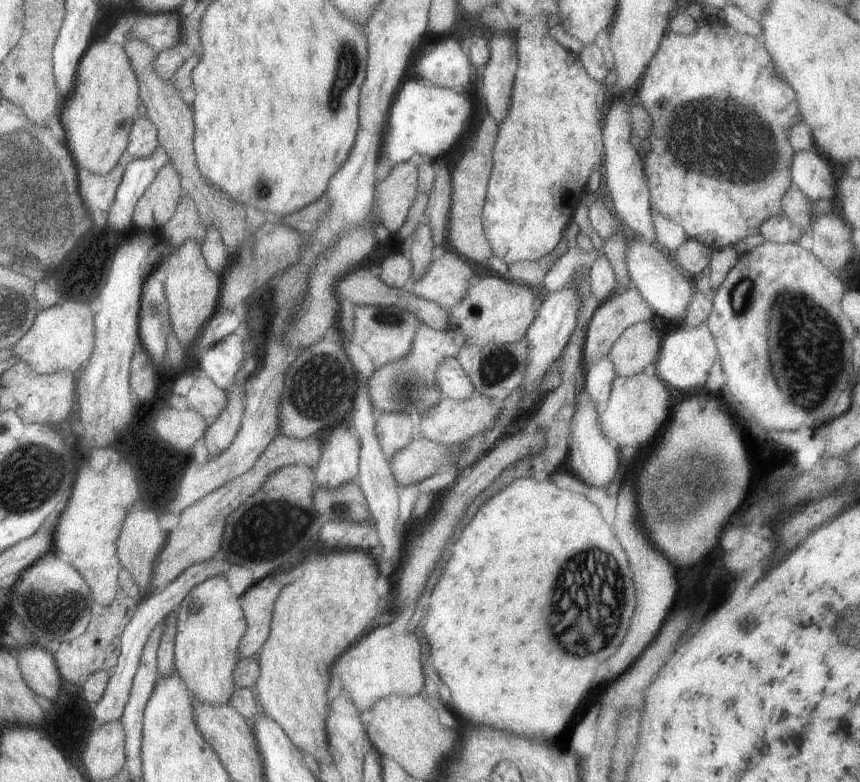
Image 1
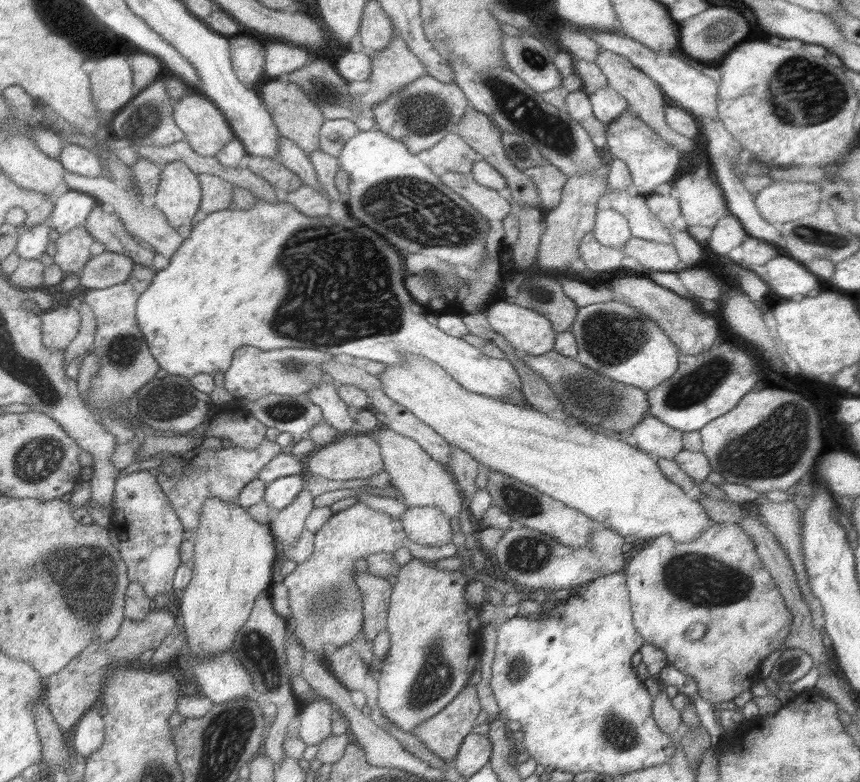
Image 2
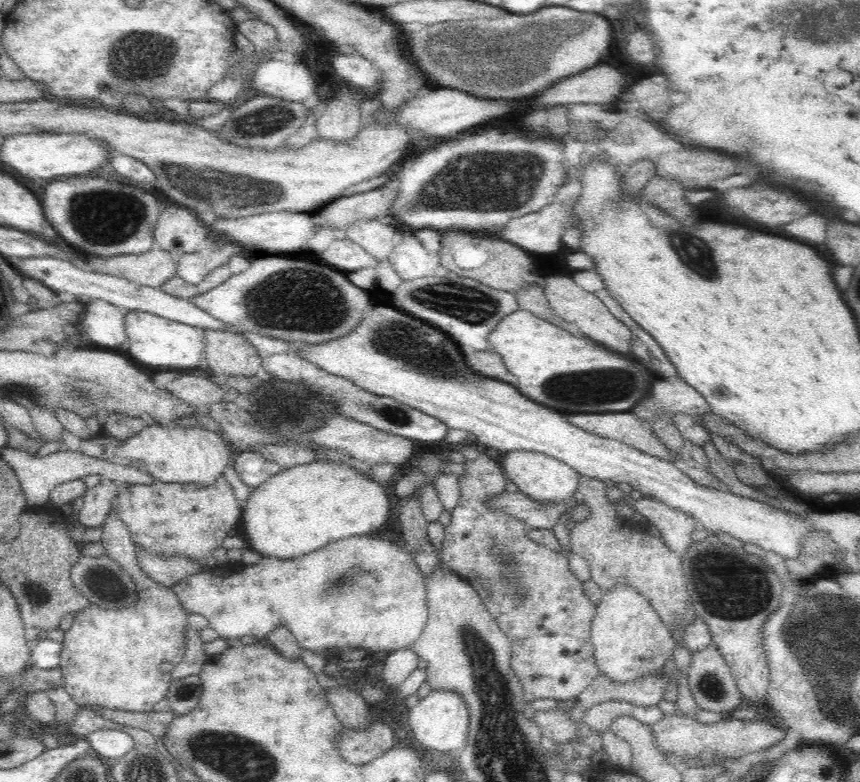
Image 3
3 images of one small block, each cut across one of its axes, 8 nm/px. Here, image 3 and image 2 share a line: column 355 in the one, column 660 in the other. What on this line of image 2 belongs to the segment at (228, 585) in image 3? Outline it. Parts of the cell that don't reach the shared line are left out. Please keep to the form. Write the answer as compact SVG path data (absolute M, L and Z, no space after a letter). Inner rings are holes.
M713 524L691 542L679 544L671 536L657 536L643 546L623 568L627 576L627 594L633 612L633 626L645 640L665 652L667 664L679 672L695 678L699 696L707 702L729 702L759 680L761 662L787 640L793 614L779 594L771 574L763 568L755 544L739 524ZM691 624L703 624L705 634L699 640L685 636Z

